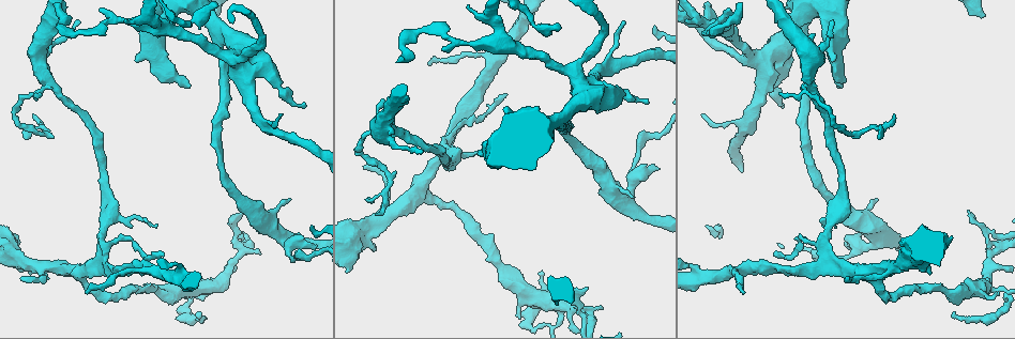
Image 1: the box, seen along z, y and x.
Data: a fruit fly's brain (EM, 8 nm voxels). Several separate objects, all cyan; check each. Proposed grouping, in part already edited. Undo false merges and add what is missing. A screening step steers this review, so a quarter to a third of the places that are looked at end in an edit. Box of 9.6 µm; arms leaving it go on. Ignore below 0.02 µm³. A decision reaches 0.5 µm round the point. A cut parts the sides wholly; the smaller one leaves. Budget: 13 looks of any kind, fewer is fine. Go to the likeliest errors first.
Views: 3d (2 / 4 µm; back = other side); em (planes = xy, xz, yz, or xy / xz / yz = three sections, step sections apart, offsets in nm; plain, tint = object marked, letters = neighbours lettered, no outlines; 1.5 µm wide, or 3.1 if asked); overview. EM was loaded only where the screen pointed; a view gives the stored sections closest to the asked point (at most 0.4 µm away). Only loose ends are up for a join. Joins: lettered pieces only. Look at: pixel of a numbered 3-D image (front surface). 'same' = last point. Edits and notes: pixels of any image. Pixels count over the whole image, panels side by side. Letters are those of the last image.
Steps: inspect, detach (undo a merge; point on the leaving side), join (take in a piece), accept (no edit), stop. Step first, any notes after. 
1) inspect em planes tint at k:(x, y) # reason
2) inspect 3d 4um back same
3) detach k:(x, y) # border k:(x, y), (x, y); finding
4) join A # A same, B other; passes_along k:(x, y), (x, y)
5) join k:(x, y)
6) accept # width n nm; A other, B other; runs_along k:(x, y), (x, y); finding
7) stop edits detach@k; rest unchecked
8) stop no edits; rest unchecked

inspect em xy step 4 tint at 1:(601, 309) # branch stops here

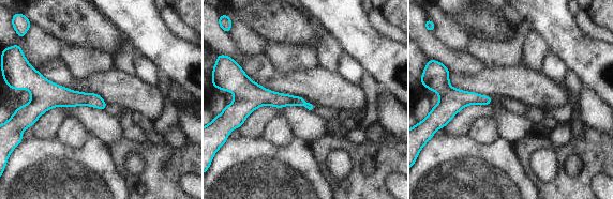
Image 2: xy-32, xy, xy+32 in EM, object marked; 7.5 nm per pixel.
inspect em planes letters same

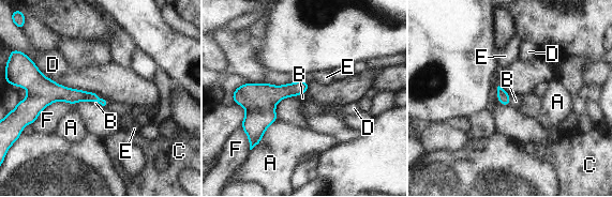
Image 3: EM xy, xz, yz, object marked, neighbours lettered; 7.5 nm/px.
join B # A other, B same, C other, D other, E other, F other; passes_along 3:(266, 96), (299, 94), (302, 97); it goes on there

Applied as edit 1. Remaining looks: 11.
inspect overview # redraw

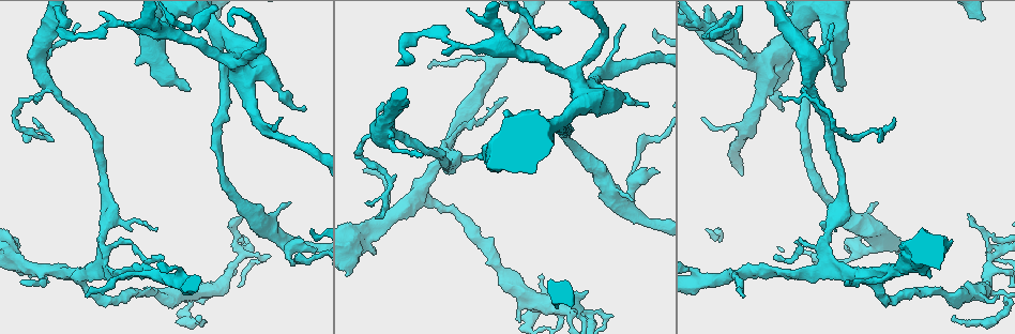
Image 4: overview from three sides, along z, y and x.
inspect 3d 4um at 4:(50, 87) # three-way junction

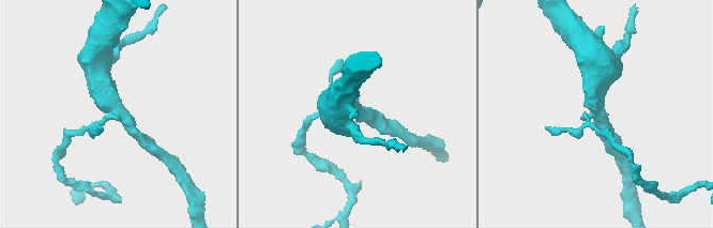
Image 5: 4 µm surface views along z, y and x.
inspect em xz step 8 tint at 5:(596, 110) # now the EM

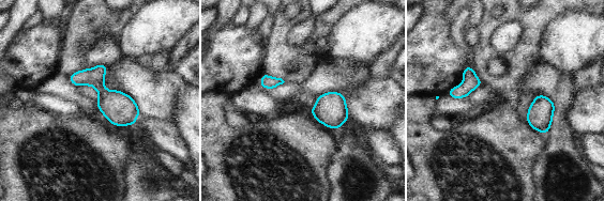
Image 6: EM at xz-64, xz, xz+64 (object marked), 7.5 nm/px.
inspect em planes letters same # cut it another way

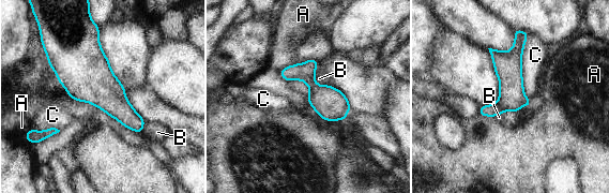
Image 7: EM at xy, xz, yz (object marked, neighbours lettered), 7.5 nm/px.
accept # A other, B other, C other; runs_along 7:(518, 32), (511, 93), (483, 113); one neuron here

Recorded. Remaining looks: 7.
inspect 3d 2um back at 4:(647, 106) # branch stops here

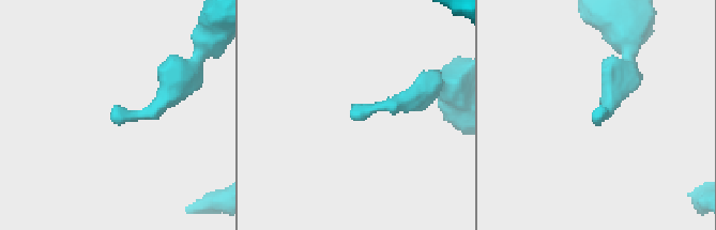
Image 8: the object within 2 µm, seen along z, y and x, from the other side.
inspect em xz step 8 tint at 8:(114, 108) # shape alone is not enough

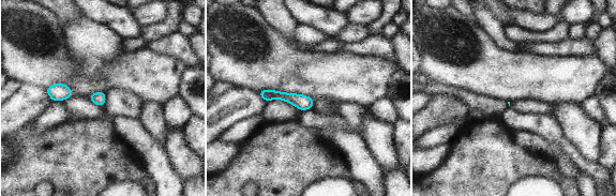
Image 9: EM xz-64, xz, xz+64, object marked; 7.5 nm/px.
inspect em planes letters same

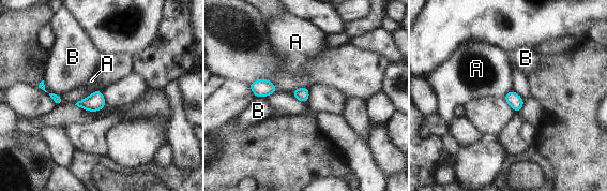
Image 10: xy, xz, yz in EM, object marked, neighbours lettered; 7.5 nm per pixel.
accept # A other, B other; none of them fits

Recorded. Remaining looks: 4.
inspect em xz step 8 letters at 4:(191, 27) # thin neck

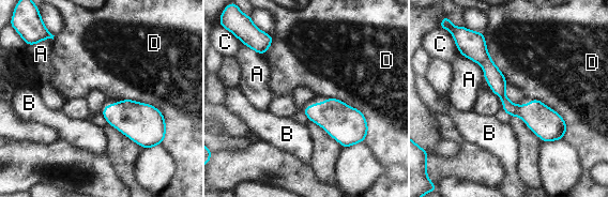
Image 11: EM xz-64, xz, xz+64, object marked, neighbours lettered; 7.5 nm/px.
accept # width 60 nm; A other, B other, C other, D other; runs_along 11:(480, 39), (504, 100), (556, 137); continuous, no second neuron

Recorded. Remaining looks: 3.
inspect 3d 2um at 4:(164, 258) # tapers out

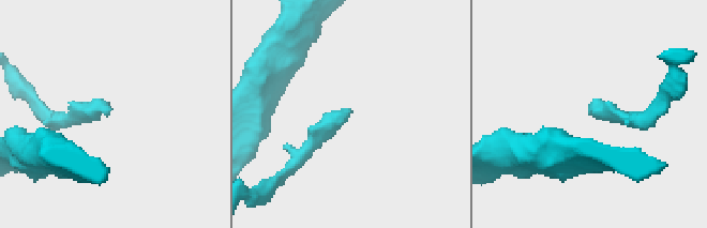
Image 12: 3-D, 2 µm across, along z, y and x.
inspect em planes letters at 12:(106, 116)

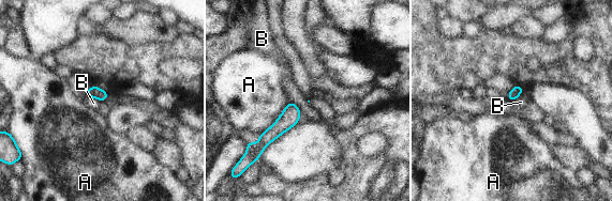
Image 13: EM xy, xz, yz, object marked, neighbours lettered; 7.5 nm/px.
accept # width 80 nm; A other, B other; border 13:(290, 101), (298, 107), (301, 116); no lettered piece goes on from it

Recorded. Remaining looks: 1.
stop edits join@3; rest unchecked

